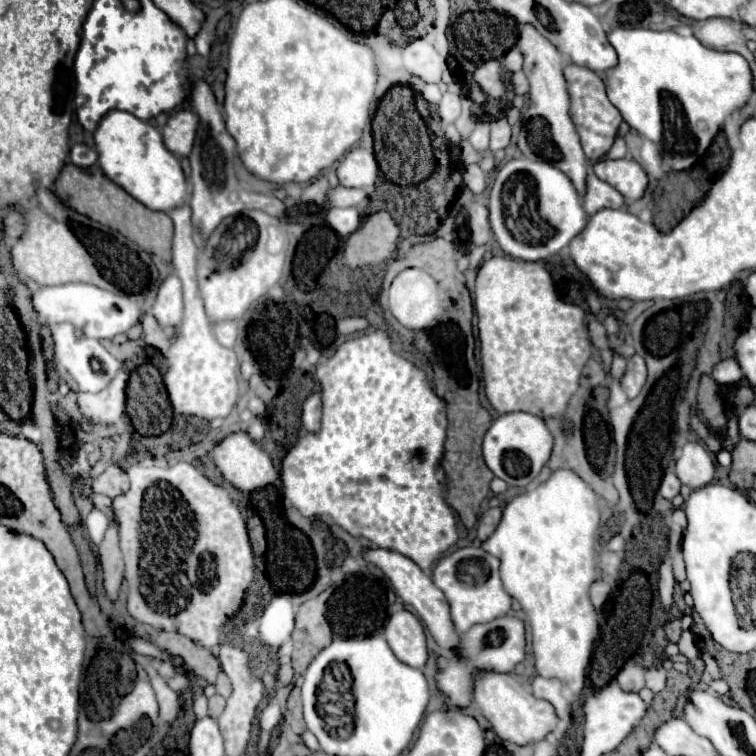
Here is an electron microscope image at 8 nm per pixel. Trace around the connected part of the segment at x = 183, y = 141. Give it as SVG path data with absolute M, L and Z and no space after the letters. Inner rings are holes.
M184 108L174 112L162 132L164 144L168 144L168 150L174 152L176 156L188 156L194 146L198 124L200 120L194 110Z

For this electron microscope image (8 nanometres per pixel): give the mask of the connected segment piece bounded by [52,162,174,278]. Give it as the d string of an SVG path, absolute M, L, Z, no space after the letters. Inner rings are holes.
M68 162L62 168L60 176L56 178L52 190L70 210L74 210L82 216L88 216L90 220L96 220L96 222L120 232L122 236L128 236L128 240L140 244L140 248L144 248L144 252L148 252L152 256L152 262L160 270L162 278L172 274L170 246L172 246L172 228L174 226L172 226L170 216L164 212L152 212L150 208L144 208L144 204L140 204L138 200L128 196L116 182L108 180L104 176L104 172L100 170L100 166L94 166L94 170L82 170L78 166L74 166L72 162Z

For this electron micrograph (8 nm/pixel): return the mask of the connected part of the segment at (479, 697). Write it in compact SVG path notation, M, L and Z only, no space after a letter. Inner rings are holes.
M478 670L474 674L474 690L472 700L484 714L484 718L492 724L492 730L502 738L514 744L530 744L542 740L548 732L552 732L558 724L552 704L546 700L538 700L528 692L512 674L500 674L492 670Z

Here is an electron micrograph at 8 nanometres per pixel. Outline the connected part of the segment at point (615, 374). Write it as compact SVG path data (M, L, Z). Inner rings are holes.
M614 356L612 370L610 370L612 378L614 378L616 382L620 382L620 380L622 380L622 376L624 376L624 372L626 372L626 360L624 360L622 356Z

